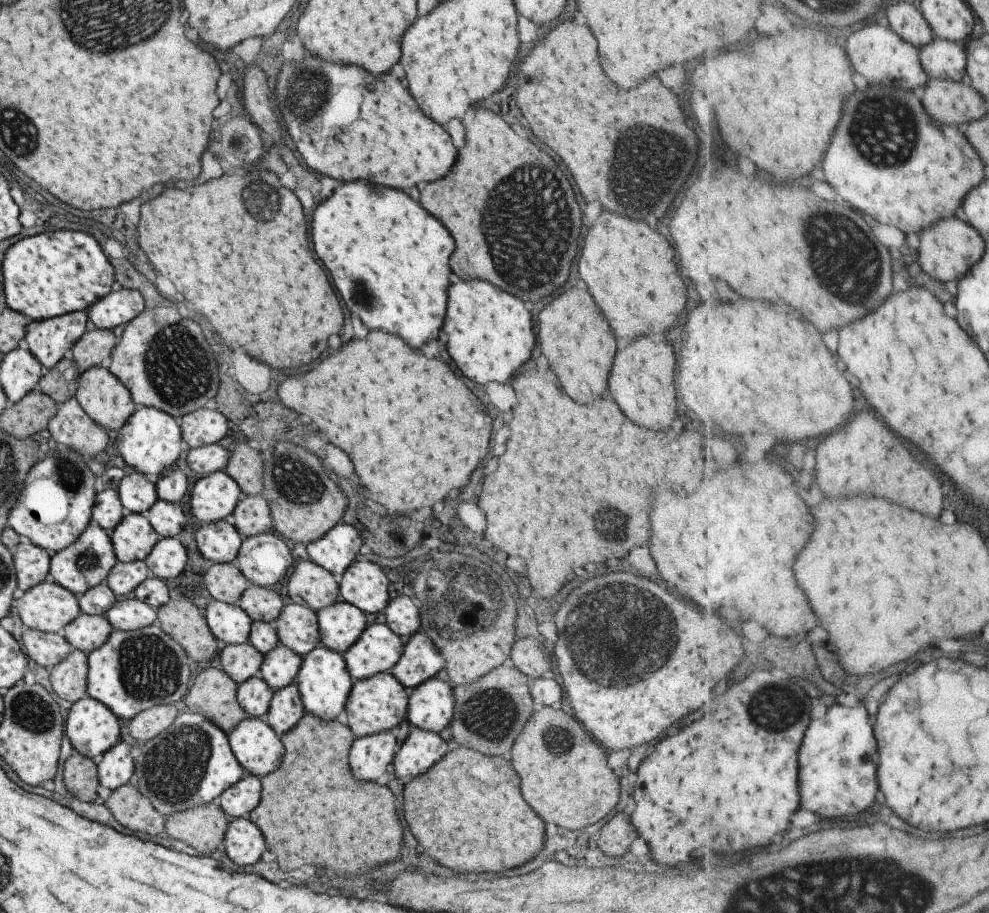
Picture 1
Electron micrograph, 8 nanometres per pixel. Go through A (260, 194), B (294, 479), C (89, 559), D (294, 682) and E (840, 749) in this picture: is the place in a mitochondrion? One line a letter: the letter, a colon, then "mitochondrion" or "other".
A: mitochondrion
B: mitochondrion
C: mitochondrion
D: other
E: other

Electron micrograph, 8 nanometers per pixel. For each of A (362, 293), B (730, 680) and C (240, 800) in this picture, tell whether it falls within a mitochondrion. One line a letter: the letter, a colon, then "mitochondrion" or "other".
A: mitochondrion
B: other
C: other

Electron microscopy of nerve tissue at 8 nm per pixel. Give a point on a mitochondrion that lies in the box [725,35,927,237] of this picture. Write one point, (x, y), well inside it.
(883, 127)

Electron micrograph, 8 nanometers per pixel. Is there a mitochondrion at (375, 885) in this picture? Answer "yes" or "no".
no

